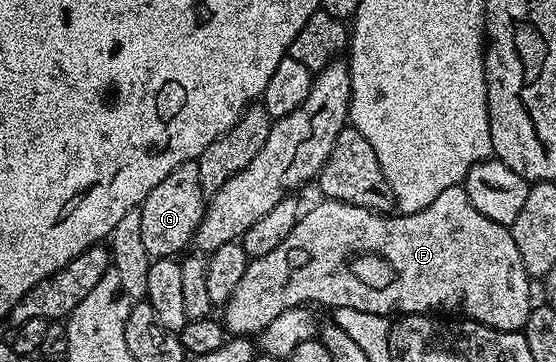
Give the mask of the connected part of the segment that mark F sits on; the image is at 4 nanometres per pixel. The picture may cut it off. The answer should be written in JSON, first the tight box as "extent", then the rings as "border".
{"extent":[222,187,534,337],"border":[[[463,187],[442,190],[430,206],[417,212],[396,214],[388,221],[370,208],[330,199],[323,203],[309,212],[307,209],[290,230],[288,239],[270,250],[270,254],[249,259],[242,282],[234,286],[234,292],[222,308],[222,323],[233,337],[255,337],[270,326],[278,314],[299,308],[308,302],[306,300],[321,300],[329,310],[353,308],[386,317],[391,317],[392,312],[428,314],[436,310],[432,308],[441,308],[444,311],[441,313],[452,314],[448,312],[464,307],[463,315],[467,319],[503,332],[519,332],[528,321],[534,307],[533,281],[522,262],[522,254],[518,254],[512,233],[505,225],[490,222],[486,214],[478,214]]]}

